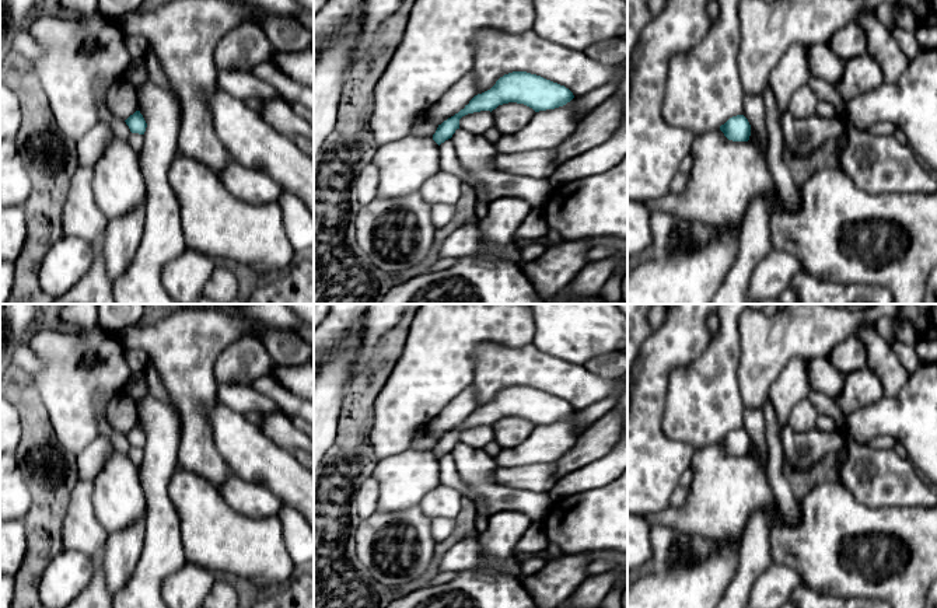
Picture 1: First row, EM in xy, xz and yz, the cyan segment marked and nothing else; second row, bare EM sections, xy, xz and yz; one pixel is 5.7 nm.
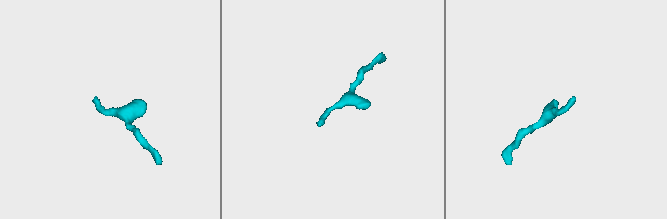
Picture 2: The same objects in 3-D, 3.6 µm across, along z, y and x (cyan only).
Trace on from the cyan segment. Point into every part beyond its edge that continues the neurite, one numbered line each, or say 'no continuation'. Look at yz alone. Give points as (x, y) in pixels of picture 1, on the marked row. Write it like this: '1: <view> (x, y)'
no continuation

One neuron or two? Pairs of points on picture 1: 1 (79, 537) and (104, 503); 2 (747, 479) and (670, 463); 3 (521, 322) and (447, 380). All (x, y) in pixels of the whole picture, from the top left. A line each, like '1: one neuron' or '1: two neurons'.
1: two neurons
2: two neurons
3: one neuron

